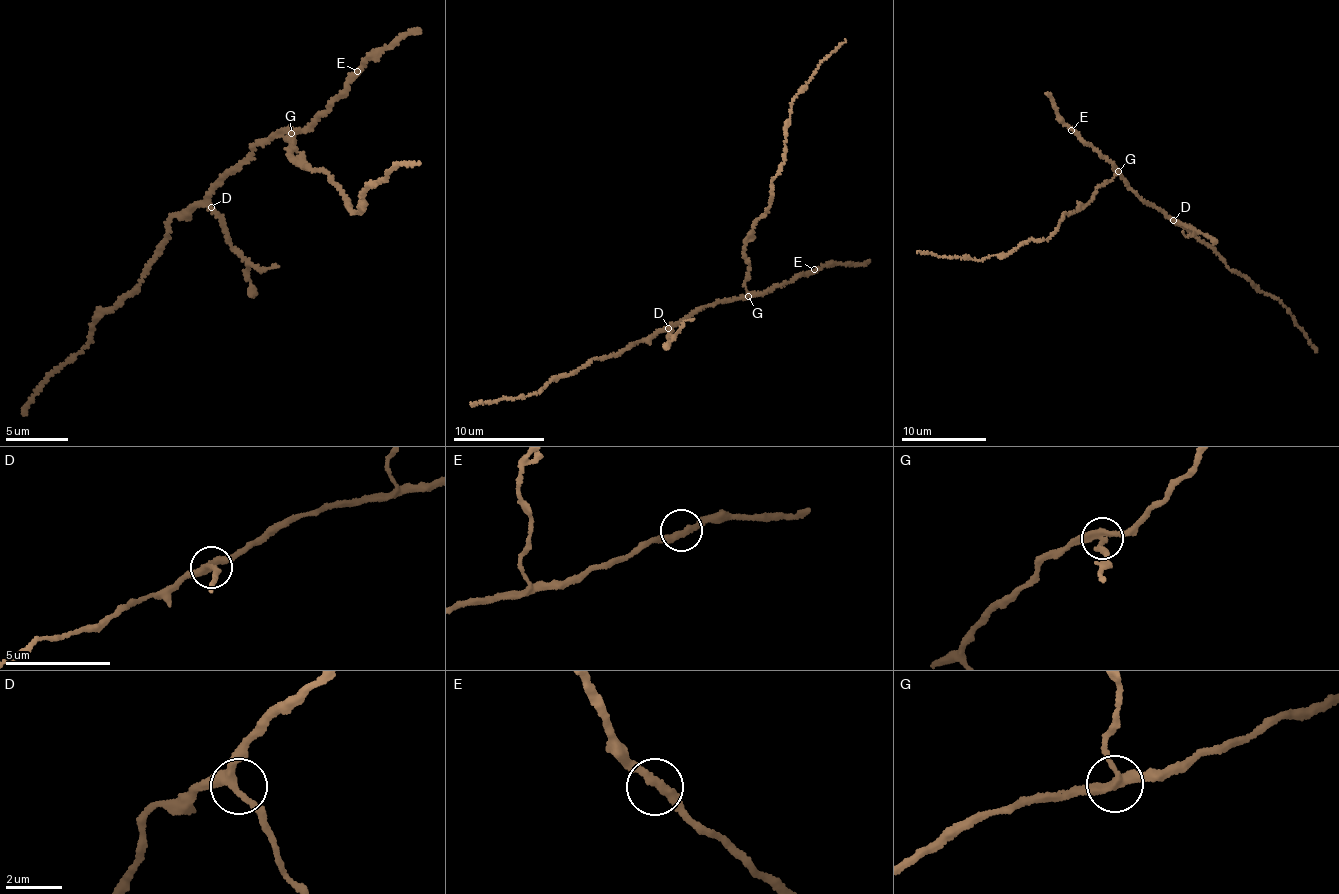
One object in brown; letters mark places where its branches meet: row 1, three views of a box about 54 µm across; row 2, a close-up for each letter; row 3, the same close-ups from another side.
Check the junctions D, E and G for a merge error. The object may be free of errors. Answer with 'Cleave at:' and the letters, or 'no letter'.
Cleave at: G

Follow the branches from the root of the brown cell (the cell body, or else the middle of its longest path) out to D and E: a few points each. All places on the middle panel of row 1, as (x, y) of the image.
D: (744, 298), (697, 309), (668, 328)
E: (744, 298), (764, 294), (814, 269)

